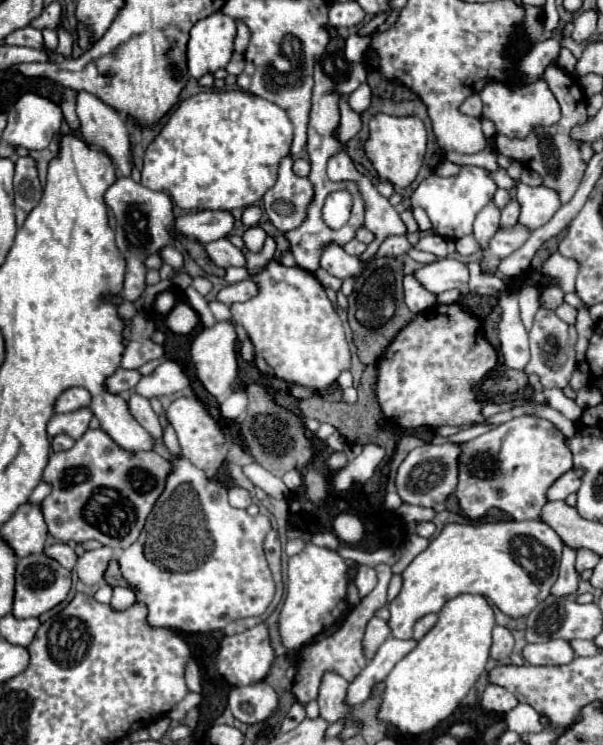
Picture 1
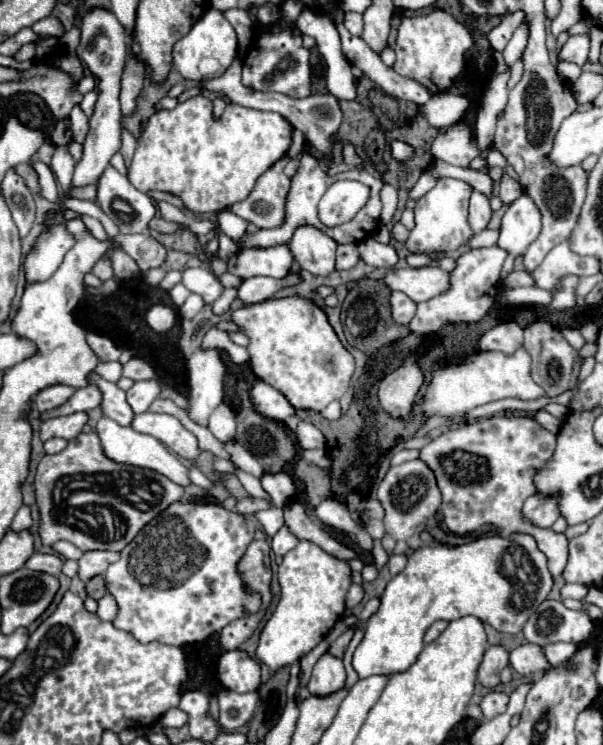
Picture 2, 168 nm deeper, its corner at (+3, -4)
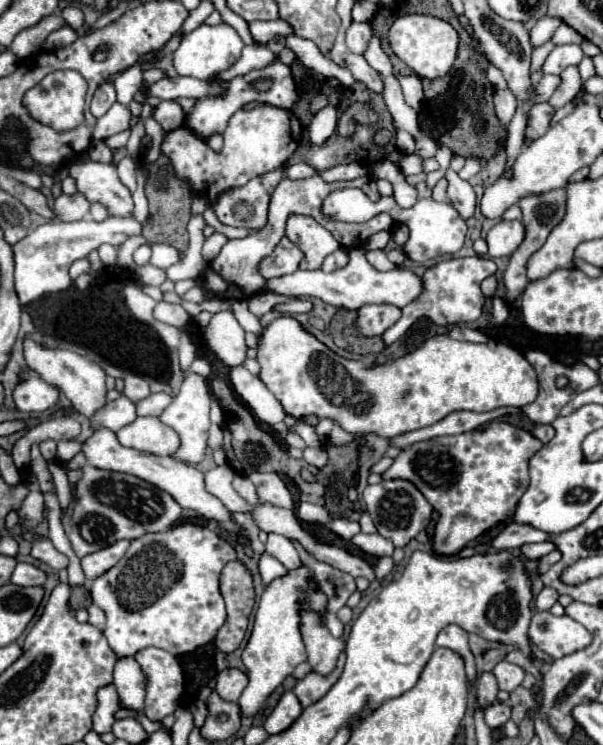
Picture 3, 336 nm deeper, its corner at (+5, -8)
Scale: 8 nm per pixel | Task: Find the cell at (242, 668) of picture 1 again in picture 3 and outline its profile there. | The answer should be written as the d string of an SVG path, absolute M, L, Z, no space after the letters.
M226 668L218 674L218 682L216 682L216 692L220 694L222 700L228 702L236 702L242 694L242 690L248 684L248 676L238 670L238 668Z

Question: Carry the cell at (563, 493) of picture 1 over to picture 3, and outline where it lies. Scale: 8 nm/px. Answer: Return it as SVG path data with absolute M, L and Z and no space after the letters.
M508 522L504 526L504 530L492 540L492 548L494 550L514 550L520 548L524 544L534 544L534 542L546 542L550 538L550 534L536 530L532 526L524 526L524 524L512 524Z

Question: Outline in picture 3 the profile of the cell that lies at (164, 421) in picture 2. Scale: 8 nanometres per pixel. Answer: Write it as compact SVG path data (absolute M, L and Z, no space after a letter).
M136 418L132 424L120 428L116 436L122 446L156 456L170 456L180 446L178 434L158 418Z

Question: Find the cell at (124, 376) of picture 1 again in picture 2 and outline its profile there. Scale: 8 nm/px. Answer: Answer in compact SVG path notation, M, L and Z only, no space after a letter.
M90 384L90 386L86 386L86 388L78 388L78 390L74 392L74 396L72 396L66 404L62 404L60 408L46 412L46 414L42 416L42 420L50 418L50 416L60 416L60 414L88 412L88 410L92 410L92 408L96 408L96 406L100 406L100 390L96 388L96 384Z

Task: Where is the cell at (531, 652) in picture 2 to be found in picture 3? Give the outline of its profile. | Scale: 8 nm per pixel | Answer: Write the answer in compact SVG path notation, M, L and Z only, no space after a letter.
M506 660L498 662L492 670L492 674L496 676L496 682L498 682L498 688L500 690L506 690L506 692L512 692L516 690L520 684L522 684L522 678L524 678L524 670L516 664L510 664Z

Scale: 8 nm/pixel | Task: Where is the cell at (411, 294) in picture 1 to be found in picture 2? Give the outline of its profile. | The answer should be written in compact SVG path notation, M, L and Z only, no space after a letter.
M392 292L390 304L392 304L392 318L398 324L408 324L412 320L412 316L416 314L416 302L408 300L408 296L404 296L404 292Z

